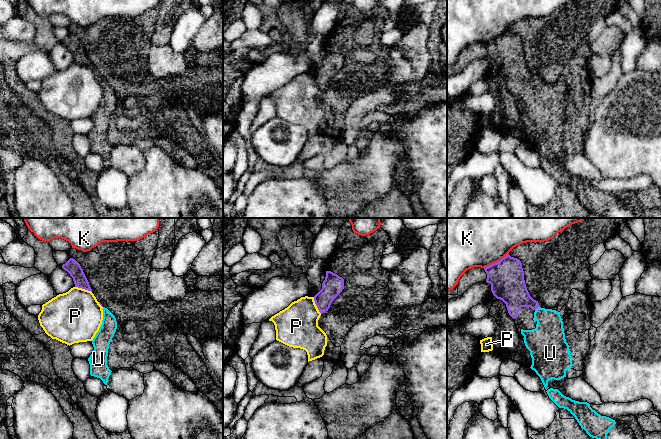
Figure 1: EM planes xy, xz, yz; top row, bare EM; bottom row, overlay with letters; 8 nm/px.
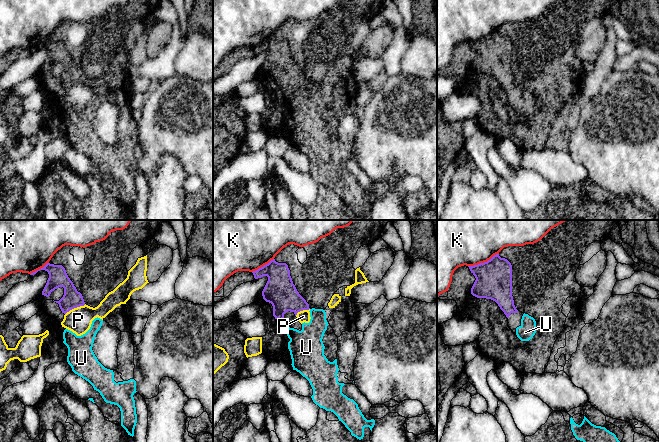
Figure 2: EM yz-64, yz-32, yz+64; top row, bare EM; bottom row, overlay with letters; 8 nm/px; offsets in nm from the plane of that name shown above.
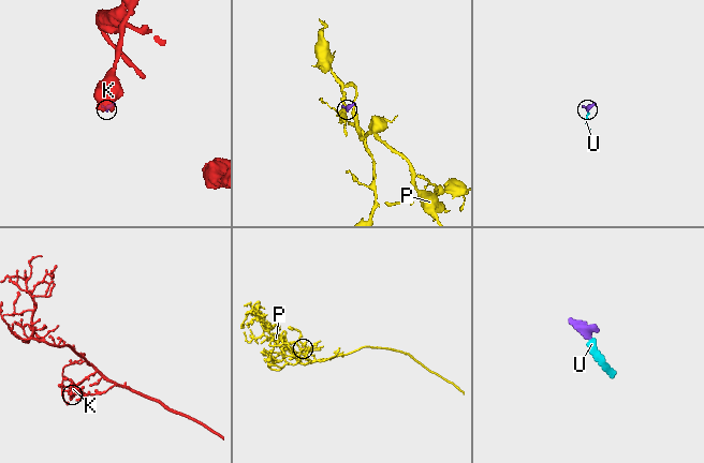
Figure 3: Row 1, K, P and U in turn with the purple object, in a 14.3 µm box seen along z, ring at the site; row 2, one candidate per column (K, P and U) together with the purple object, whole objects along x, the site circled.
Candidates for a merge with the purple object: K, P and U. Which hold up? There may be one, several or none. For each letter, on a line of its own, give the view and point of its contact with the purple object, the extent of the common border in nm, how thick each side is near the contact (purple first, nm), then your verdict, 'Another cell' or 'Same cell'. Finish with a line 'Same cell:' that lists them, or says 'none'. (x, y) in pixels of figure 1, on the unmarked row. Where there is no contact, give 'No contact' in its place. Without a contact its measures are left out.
K: Touches purple at yz (496, 38). Shared border 240 nm. Thickness 280 nm (purple) against 360 nm. Another cell
P: Touches purple at xy (83, 64). Shared border 140 nm. Thickness 110 nm (purple) against 420 nm. Another cell
U: Touches purple at yz (537, 83). Shared border 50 nm. Thickness 240 nm (purple) against 260 nm. Same cell
Same cell: U

